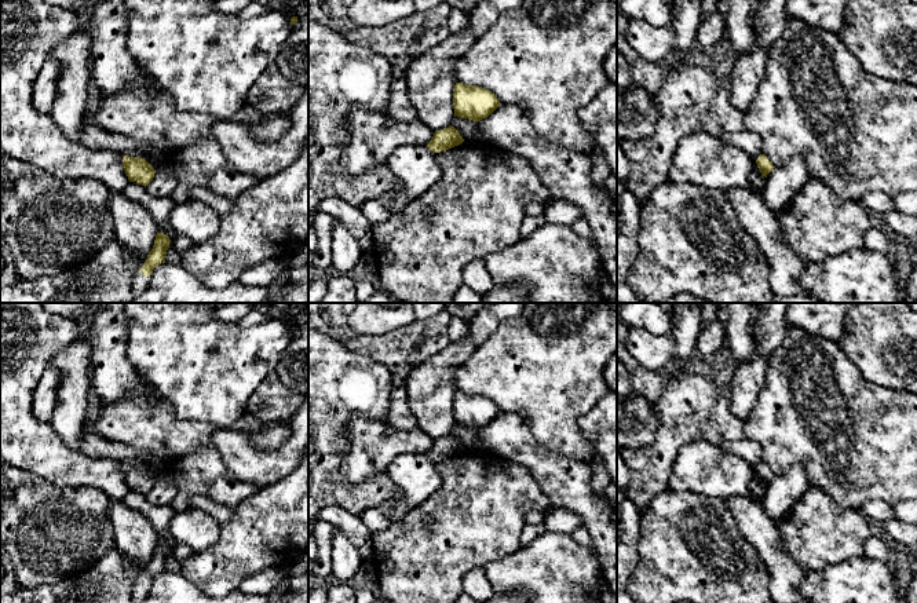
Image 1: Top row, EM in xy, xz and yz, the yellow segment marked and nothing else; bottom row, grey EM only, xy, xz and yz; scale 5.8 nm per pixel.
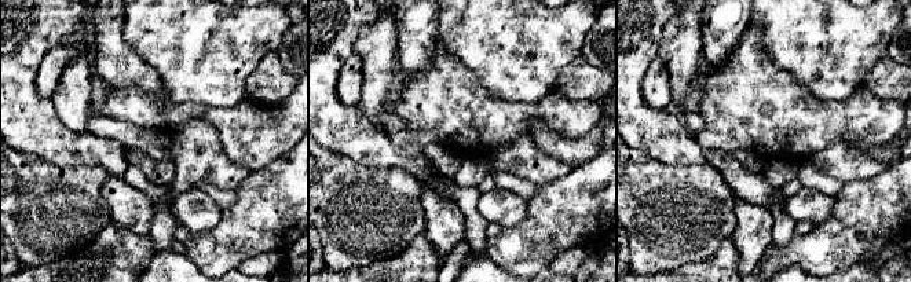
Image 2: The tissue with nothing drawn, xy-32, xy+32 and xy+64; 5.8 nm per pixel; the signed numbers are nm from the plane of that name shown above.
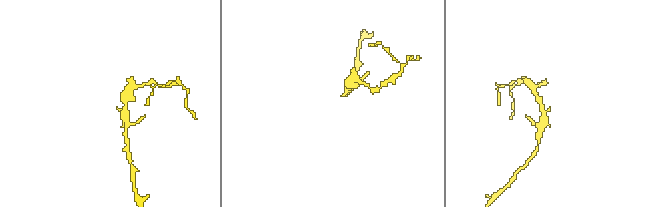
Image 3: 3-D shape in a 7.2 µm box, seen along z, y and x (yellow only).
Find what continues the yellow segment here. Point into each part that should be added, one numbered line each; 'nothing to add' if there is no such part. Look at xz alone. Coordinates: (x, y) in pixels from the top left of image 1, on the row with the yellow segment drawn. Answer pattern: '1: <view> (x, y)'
nothing to add

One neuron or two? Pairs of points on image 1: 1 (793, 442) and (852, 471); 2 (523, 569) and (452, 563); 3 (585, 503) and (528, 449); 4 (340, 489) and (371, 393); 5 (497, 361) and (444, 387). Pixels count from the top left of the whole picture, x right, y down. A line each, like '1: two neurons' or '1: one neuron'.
1: one neuron
2: two neurons
3: one neuron
4: one neuron
5: two neurons

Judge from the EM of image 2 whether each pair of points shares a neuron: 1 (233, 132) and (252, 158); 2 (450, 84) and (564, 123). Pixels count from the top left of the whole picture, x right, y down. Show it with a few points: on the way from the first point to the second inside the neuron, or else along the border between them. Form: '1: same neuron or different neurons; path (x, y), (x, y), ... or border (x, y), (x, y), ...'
1: same neuron; path (240, 139), (252, 152)
2: same neuron; path (479, 113), (536, 113)

